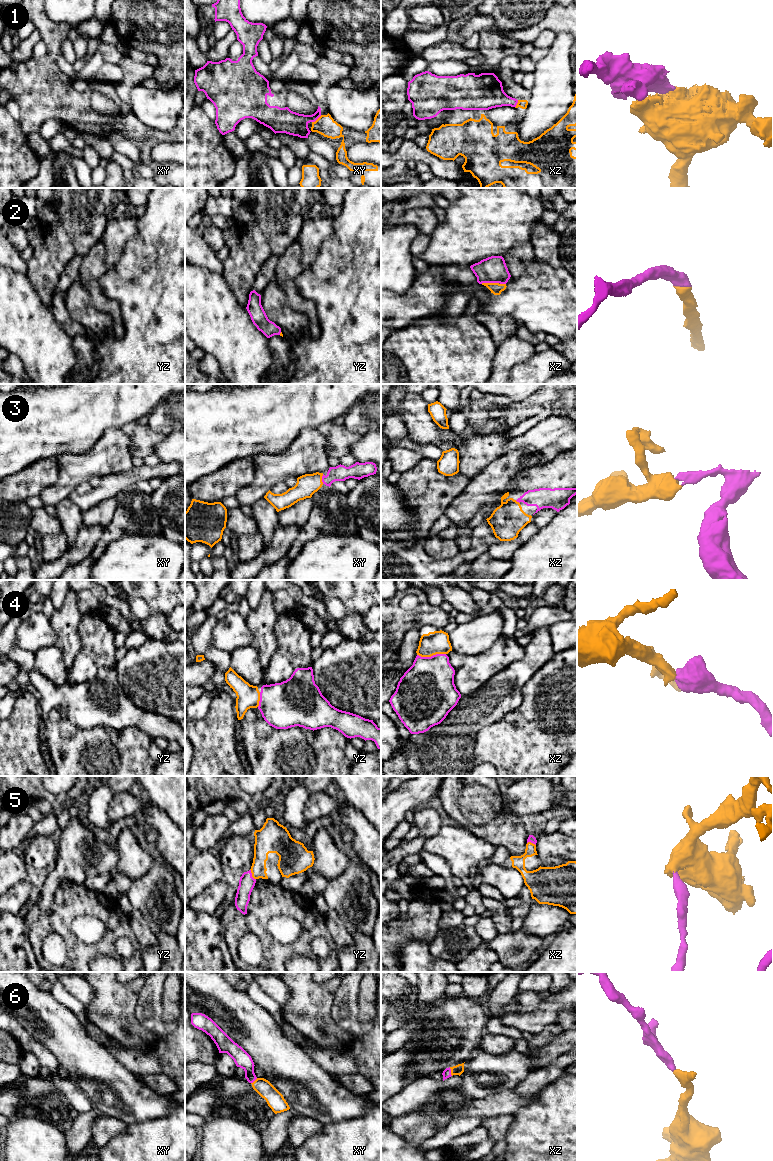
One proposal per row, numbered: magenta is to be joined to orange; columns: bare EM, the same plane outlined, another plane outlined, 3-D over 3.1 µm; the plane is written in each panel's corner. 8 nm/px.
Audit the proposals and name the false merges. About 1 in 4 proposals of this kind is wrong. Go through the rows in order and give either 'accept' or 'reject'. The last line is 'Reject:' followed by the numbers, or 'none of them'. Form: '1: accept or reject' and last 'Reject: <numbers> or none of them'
1: accept
2: accept
3: accept
4: accept
5: accept
6: accept
Reject: none of them

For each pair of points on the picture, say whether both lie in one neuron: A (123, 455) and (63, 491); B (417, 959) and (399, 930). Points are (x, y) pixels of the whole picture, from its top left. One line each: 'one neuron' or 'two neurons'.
A: one neuron
B: two neurons

